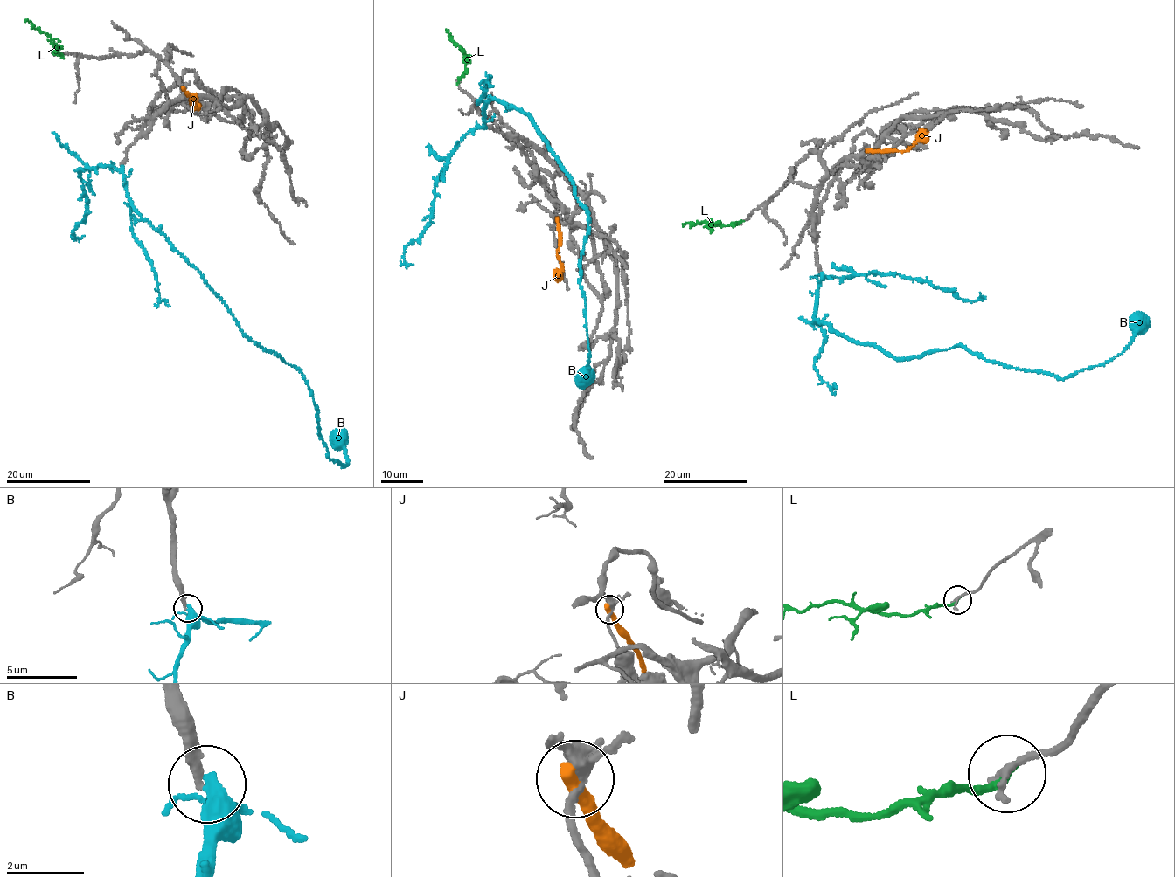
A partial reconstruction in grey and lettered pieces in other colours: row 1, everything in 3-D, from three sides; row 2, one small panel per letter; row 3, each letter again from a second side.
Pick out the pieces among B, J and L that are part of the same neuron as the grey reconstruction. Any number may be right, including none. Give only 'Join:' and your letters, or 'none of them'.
Join: B

